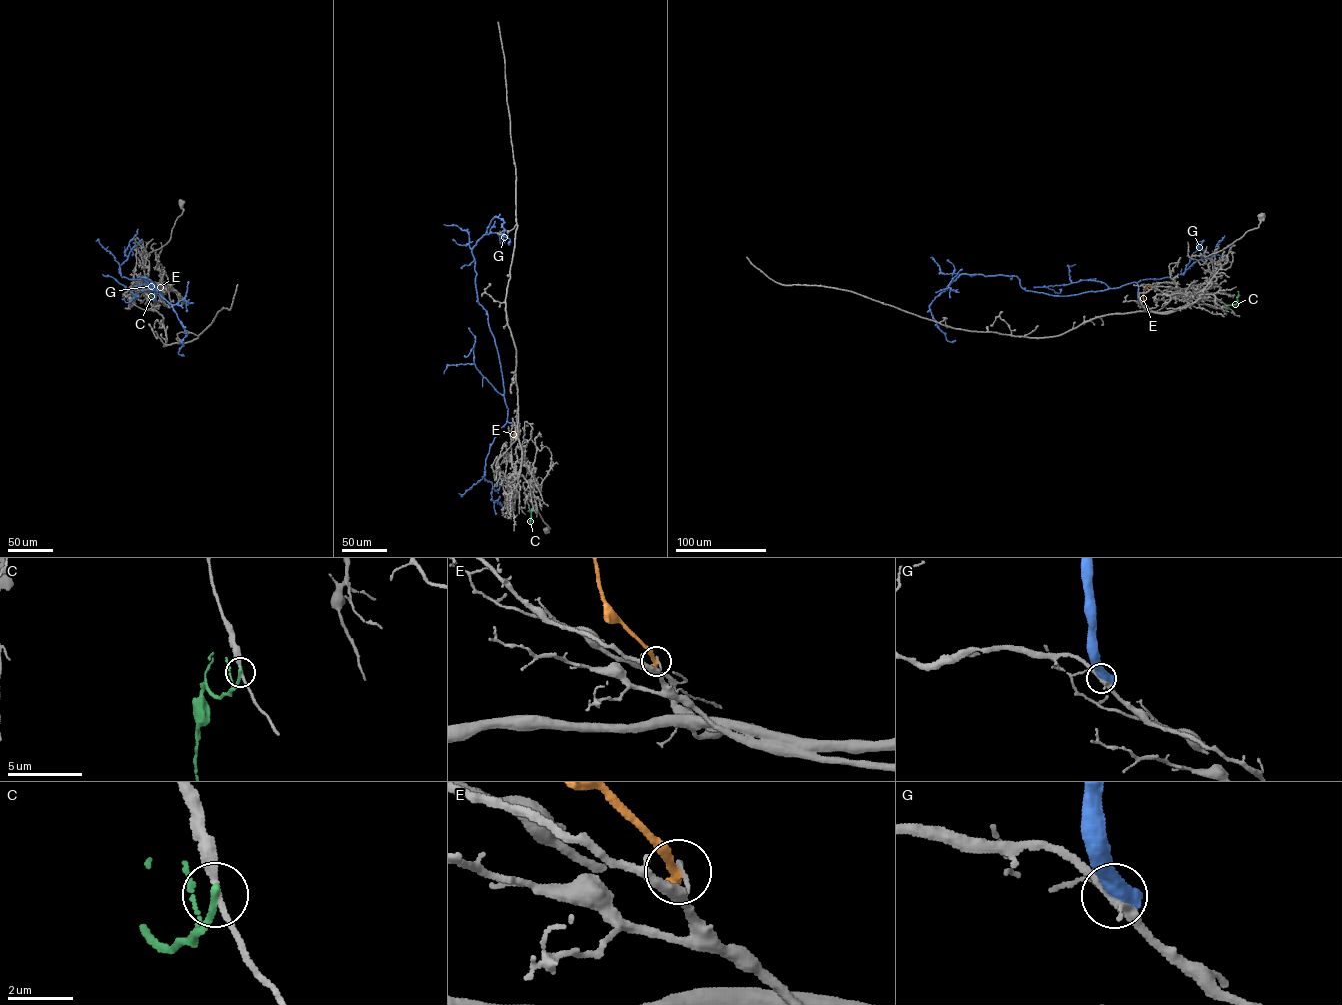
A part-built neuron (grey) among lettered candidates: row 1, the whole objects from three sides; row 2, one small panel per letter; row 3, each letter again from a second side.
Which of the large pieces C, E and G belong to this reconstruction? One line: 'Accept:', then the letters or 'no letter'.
Accept: no letter

